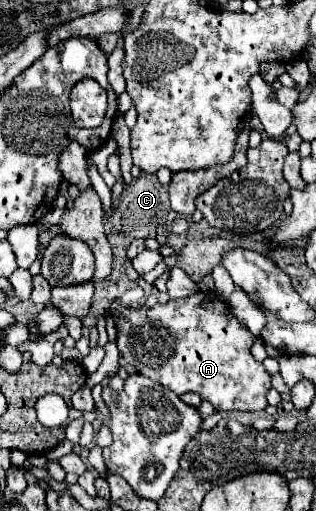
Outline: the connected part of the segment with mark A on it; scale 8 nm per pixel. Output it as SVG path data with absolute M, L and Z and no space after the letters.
M195 293L185 299L153 307L127 307L121 313L105 311L117 329L117 349L137 373L183 395L193 391L217 411L263 411L271 375L251 355L255 335L237 321L229 305L215 293Z

